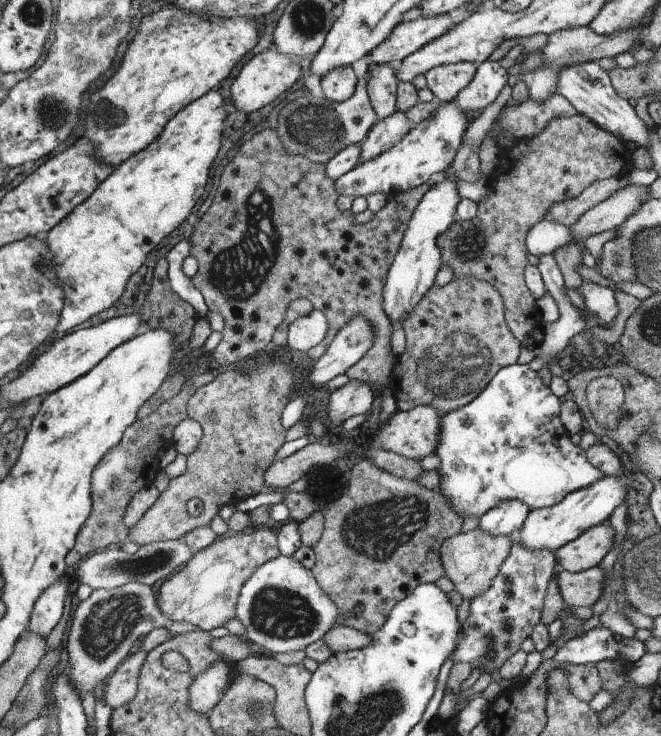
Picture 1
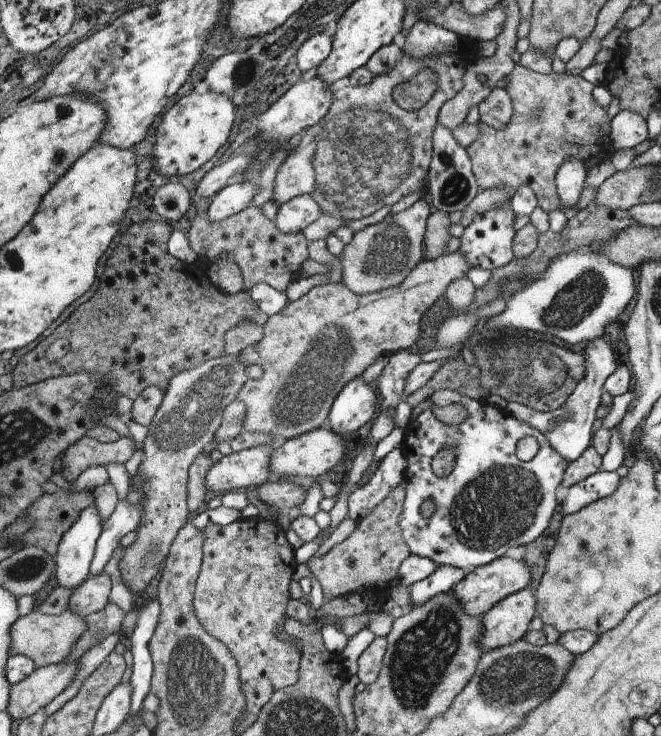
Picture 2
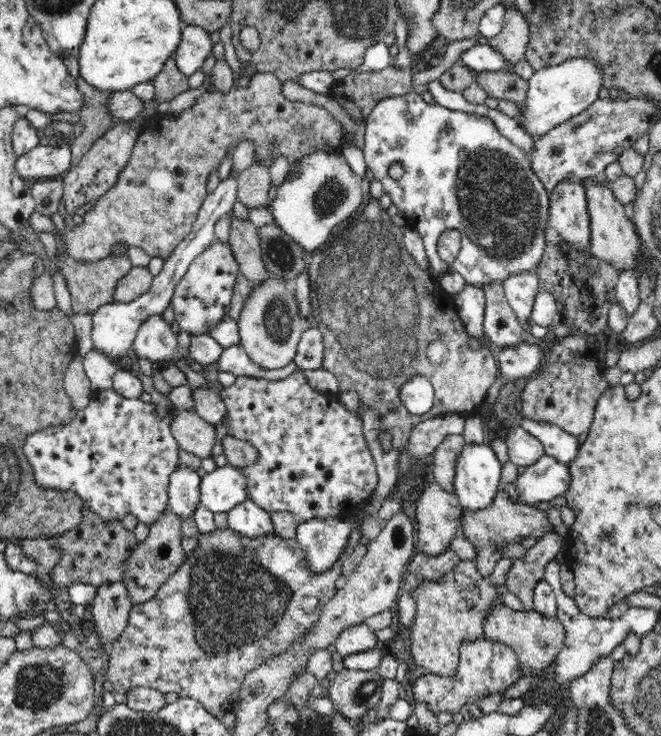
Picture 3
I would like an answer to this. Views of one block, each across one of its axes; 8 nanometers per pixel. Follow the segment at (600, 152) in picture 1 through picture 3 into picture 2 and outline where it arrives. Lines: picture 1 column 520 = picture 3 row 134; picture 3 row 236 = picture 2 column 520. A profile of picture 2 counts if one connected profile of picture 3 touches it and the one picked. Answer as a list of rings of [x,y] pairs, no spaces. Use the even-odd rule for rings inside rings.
[[[515,64],[513,72],[503,80],[507,82],[505,90],[513,104],[509,124],[503,130],[495,130],[477,122],[481,138],[465,148],[479,190],[497,188],[499,184],[505,184],[509,190],[529,186],[541,210],[547,214],[565,210],[555,186],[557,168],[565,158],[579,158],[585,164],[589,156],[599,152],[597,140],[601,136],[607,138],[611,132],[605,110],[593,102],[591,90],[595,84],[587,82],[583,76],[537,74],[521,64]]]

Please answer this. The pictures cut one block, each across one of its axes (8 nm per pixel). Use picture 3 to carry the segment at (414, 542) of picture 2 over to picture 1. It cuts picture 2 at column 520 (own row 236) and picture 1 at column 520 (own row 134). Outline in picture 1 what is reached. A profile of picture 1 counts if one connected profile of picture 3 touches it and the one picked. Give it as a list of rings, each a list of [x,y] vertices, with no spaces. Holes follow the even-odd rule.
[[[513,364],[499,370],[471,404],[443,416],[435,454],[439,458],[435,470],[441,478],[439,490],[443,490],[443,496],[447,496],[451,508],[455,508],[463,520],[481,518],[501,502],[523,502],[529,512],[551,508],[563,502],[567,494],[593,486],[603,478],[603,474],[585,460],[585,450],[569,442],[569,432],[561,422],[561,402],[527,364]]]

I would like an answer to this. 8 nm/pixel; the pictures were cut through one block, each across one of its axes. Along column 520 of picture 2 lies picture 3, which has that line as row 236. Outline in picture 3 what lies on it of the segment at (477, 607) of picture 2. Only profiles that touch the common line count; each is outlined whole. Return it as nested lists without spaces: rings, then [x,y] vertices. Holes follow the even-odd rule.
[[[560,182],[550,192],[550,222],[570,248],[578,252],[590,248],[590,212],[584,184]]]

